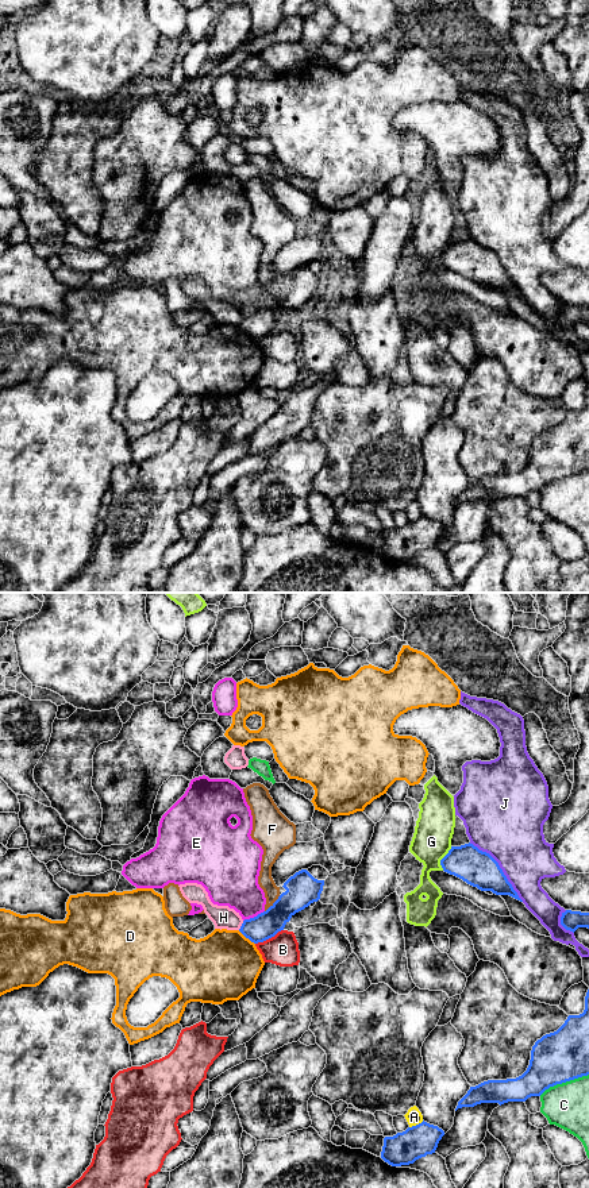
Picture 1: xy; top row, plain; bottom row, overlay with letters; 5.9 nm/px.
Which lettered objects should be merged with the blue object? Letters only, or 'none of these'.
none of these

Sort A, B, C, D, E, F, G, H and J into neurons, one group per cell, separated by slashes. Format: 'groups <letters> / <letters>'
groups A / B / C / D / E / F / G / H / J

